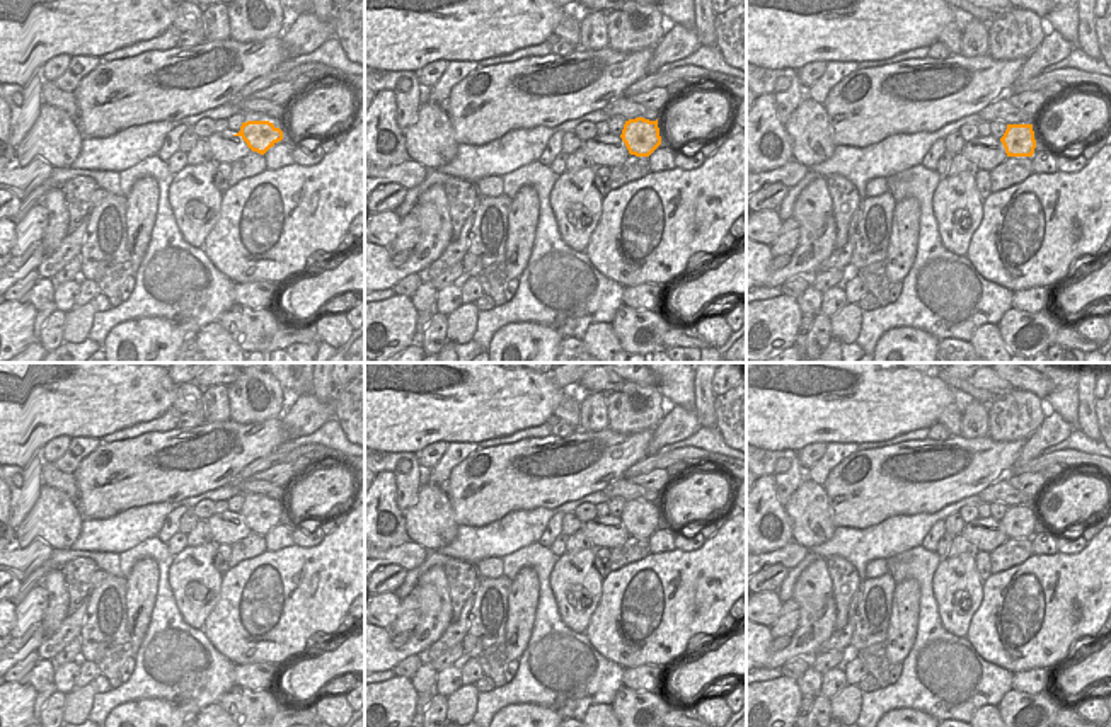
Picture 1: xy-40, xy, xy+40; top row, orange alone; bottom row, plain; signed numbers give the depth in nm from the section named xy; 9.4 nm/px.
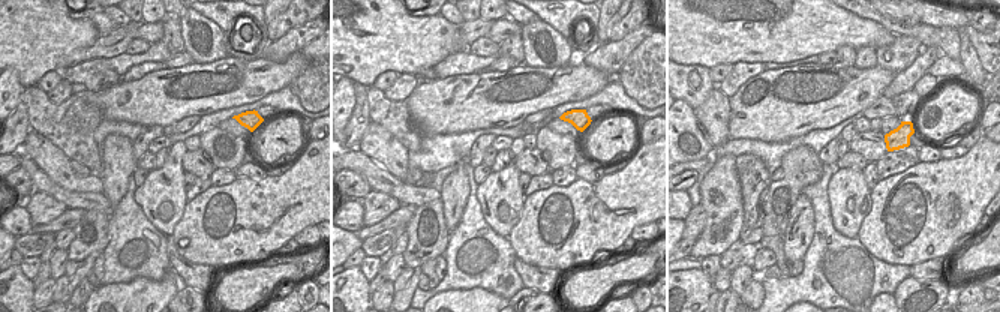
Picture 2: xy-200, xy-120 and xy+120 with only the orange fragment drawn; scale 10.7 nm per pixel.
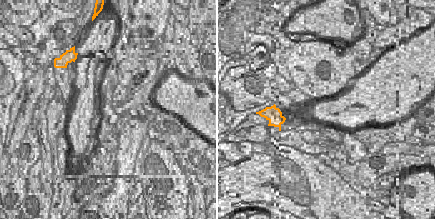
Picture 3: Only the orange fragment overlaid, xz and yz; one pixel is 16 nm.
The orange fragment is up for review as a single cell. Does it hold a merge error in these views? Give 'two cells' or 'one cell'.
two cells

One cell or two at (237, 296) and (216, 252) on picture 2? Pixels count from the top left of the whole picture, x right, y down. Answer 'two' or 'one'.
two

